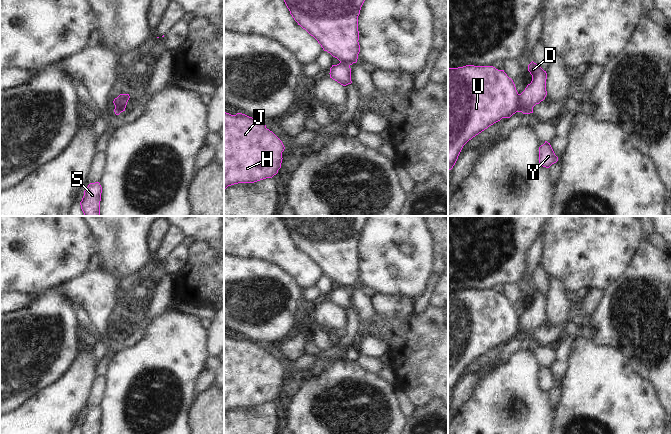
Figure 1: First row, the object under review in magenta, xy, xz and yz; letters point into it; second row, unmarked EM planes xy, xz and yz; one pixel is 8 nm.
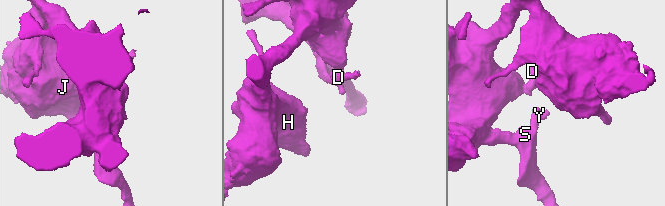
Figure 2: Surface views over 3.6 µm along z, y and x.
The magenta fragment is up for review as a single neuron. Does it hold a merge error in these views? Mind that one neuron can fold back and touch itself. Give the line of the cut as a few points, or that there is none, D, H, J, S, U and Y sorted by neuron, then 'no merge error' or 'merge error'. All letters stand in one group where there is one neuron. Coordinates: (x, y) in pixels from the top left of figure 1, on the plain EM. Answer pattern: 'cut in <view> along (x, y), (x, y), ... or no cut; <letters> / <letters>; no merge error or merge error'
cut in yz along (518, 318), (520, 335); D / H J S U Y; merge error

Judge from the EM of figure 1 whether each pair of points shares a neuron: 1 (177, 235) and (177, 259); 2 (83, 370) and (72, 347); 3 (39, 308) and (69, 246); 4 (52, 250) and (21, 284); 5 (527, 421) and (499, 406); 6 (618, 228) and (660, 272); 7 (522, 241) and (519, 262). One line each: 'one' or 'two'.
1: two
2: two
3: two
4: one
5: one
6: two
7: one

